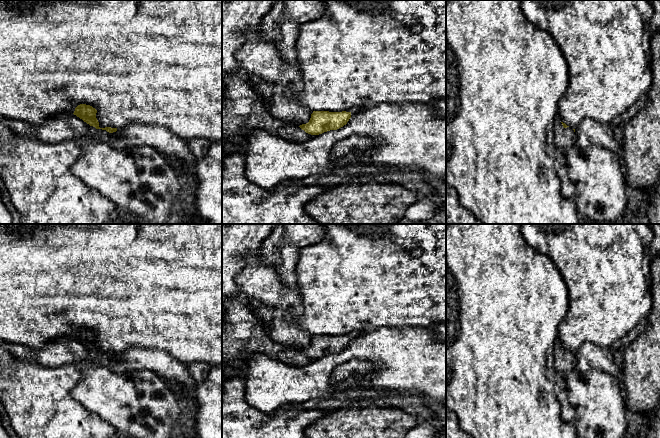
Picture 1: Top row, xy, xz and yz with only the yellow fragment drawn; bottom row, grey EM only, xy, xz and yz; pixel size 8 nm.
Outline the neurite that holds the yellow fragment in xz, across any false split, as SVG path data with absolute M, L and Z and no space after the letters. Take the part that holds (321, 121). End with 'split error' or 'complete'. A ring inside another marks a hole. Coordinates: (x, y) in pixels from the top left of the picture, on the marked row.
M313 111L308 123L299 127L311 135L319 135L330 130L337 130L347 124L351 112Z; complete

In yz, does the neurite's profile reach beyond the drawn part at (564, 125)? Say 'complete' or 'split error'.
split error

